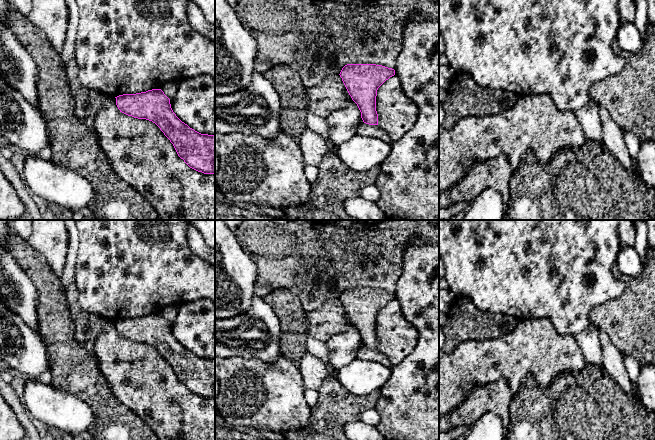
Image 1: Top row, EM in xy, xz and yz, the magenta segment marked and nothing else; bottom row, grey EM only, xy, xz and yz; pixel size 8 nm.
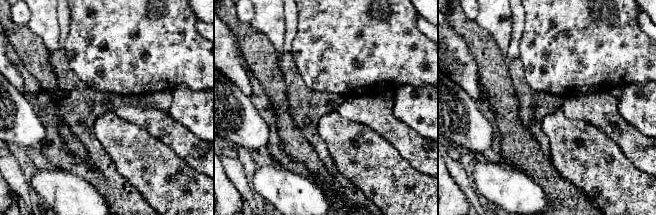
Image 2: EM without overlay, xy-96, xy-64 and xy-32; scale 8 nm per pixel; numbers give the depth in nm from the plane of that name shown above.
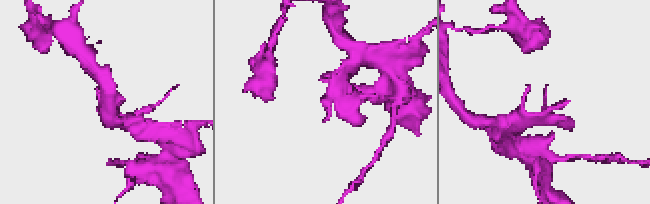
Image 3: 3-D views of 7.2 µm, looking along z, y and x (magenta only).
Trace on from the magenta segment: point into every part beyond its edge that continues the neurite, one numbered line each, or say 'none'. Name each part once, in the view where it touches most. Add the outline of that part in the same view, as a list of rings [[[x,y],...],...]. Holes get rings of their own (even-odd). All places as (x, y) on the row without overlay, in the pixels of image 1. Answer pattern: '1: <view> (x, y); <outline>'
none

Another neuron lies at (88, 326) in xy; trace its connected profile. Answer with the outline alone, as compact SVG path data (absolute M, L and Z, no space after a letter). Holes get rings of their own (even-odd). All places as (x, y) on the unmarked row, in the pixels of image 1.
M75 284L65 287L67 305L75 324L74 336L85 350L94 354L94 343L105 326L113 320L86 312L79 303L79 292Z

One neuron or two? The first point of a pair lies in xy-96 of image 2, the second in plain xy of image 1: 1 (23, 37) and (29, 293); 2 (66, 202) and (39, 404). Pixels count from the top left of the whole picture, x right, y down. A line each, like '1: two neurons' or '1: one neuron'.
1: two neurons
2: one neuron

